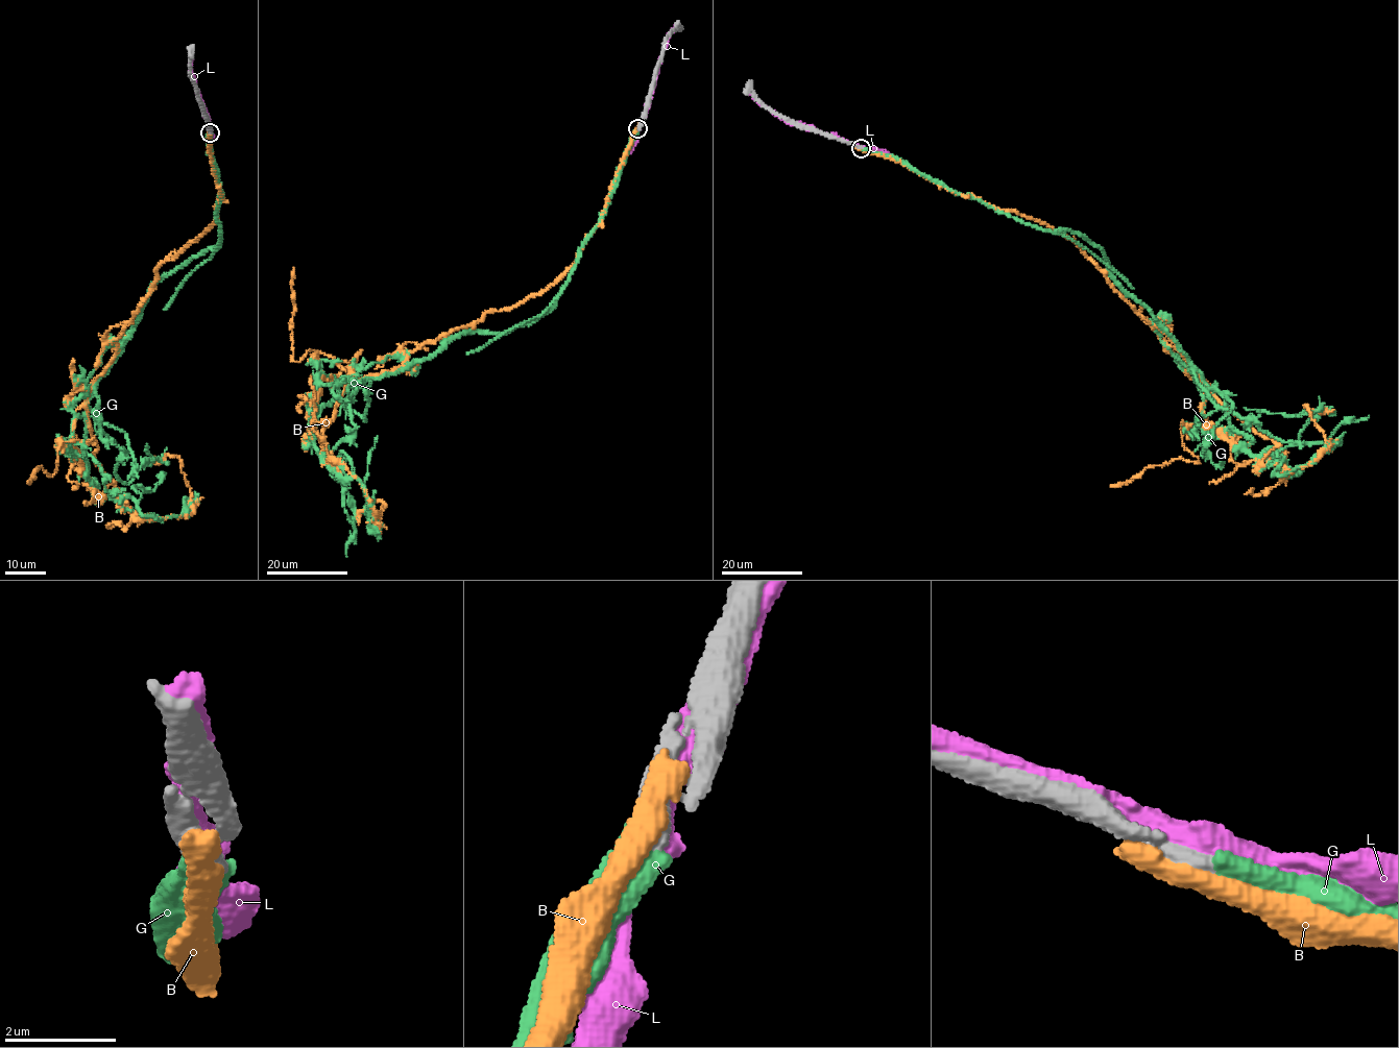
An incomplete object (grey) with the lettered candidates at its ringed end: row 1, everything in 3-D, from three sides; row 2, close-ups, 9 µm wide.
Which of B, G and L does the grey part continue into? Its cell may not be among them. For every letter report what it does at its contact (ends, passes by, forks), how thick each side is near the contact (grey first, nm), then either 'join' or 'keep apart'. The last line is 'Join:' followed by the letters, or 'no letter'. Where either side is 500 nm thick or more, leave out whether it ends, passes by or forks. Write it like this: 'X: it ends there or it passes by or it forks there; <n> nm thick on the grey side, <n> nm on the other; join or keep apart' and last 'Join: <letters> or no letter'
B: 550 nm thick on the grey side, 550 nm on the other; keep apart
G: 480 nm thick on the grey side, 550 nm on the other; join
L: it passes by; 300 nm thick on the grey side, 400 nm on the other; keep apart
Join: G

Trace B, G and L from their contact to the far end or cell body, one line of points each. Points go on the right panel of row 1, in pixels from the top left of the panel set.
B: (858, 147), (1081, 247), (1205, 386), (1272, 439), (1283, 478), (1326, 445), (1304, 407), (1333, 410)
G: (861, 147), (1098, 246), (1111, 277), (1175, 341), (1253, 455), (1281, 463), (1287, 445), (1322, 442), (1368, 416)
L: (853, 145), (812, 129), (791, 126), (748, 93)

